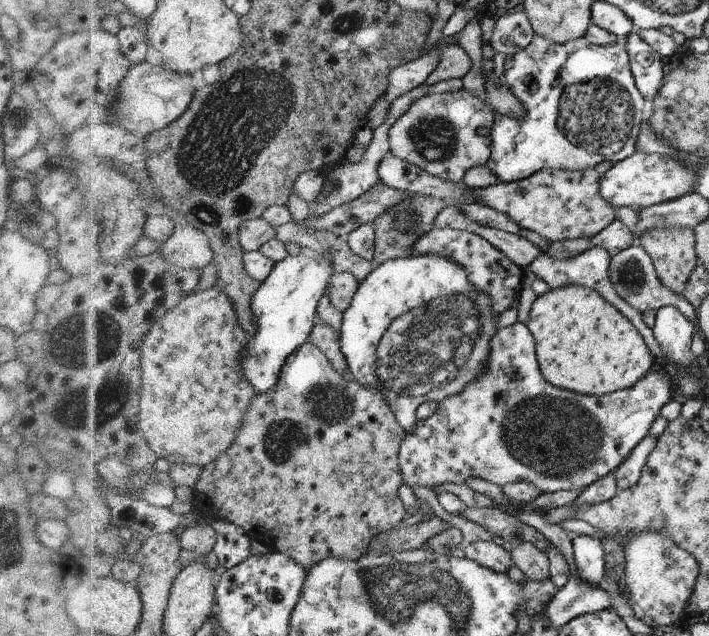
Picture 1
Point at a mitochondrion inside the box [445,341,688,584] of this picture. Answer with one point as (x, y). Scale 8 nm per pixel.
(553, 437)

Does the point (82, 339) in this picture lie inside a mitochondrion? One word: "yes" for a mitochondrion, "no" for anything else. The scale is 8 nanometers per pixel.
yes

